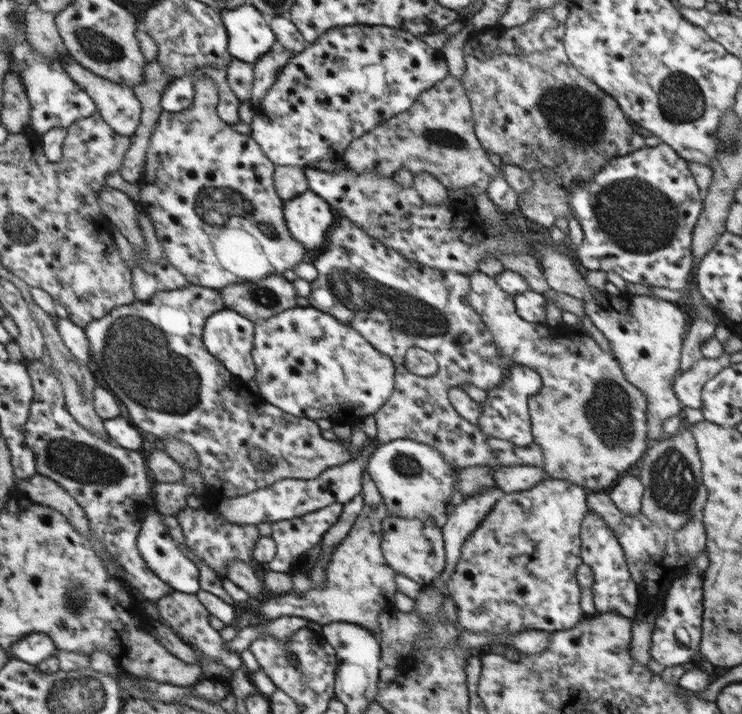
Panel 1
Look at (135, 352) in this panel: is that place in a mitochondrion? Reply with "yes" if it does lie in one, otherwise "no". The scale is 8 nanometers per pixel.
yes

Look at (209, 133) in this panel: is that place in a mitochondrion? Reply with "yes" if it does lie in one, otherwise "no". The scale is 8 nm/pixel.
no

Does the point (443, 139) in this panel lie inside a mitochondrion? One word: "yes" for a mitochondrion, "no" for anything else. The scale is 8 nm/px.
yes

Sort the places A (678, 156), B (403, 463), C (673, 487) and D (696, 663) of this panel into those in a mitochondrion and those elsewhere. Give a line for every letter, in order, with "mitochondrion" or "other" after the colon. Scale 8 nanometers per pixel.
A: other
B: mitochondrion
C: mitochondrion
D: other

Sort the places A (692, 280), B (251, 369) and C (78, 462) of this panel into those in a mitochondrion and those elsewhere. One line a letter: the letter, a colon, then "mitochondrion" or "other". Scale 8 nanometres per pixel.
A: other
B: other
C: mitochondrion

